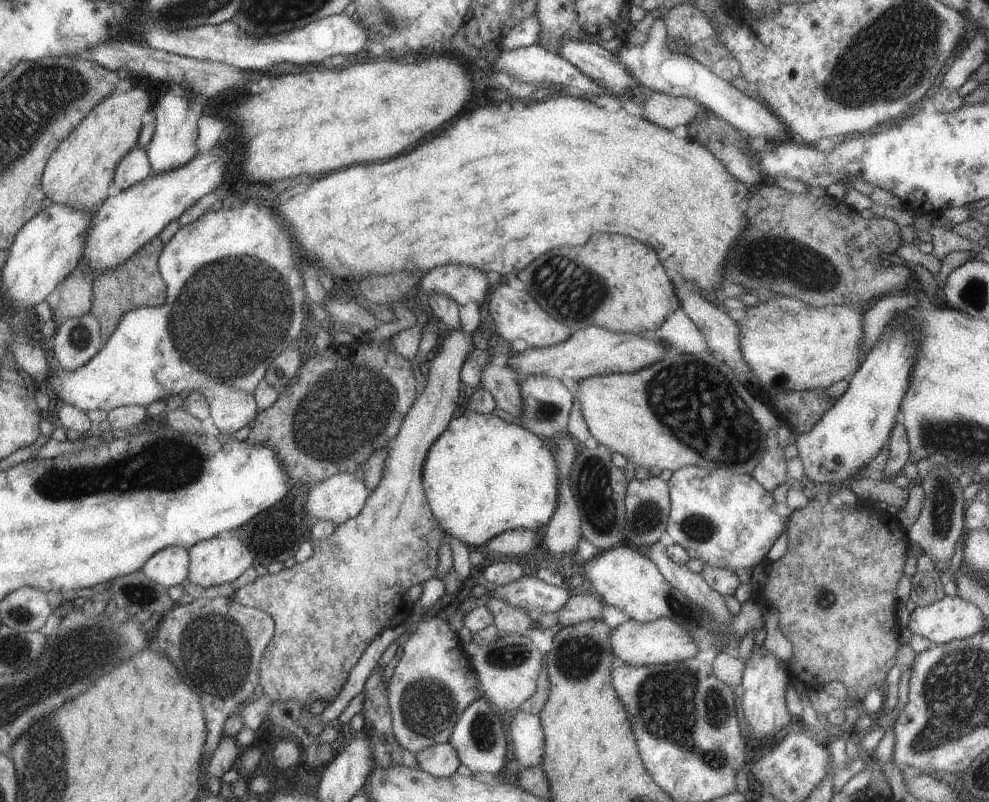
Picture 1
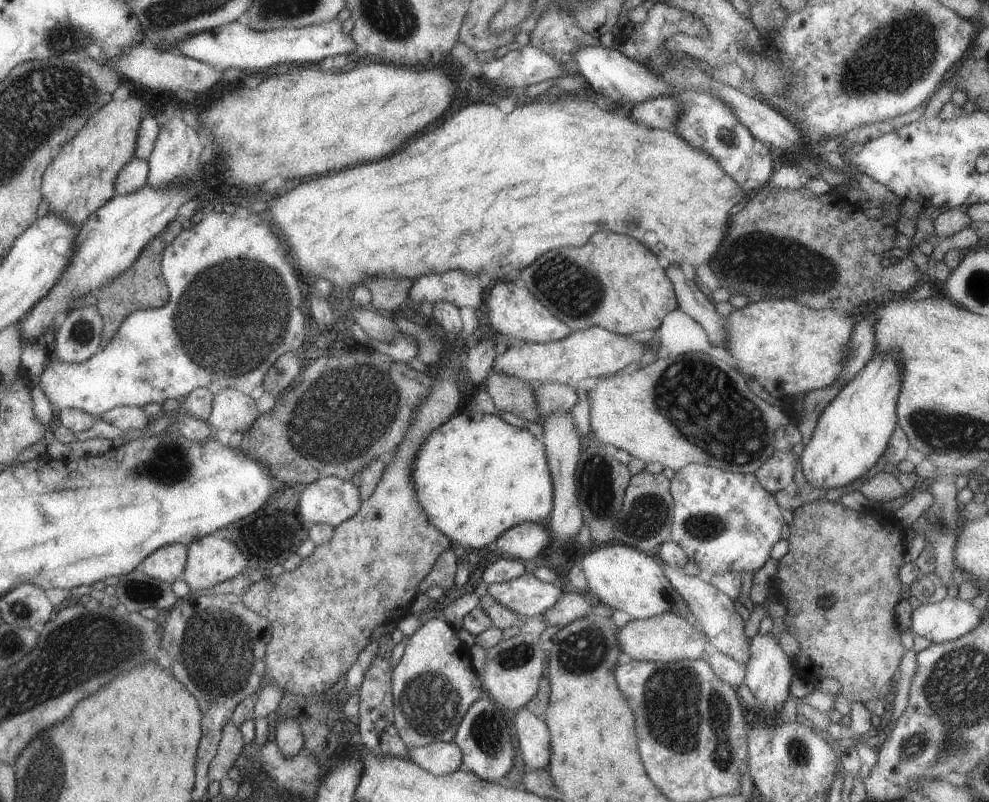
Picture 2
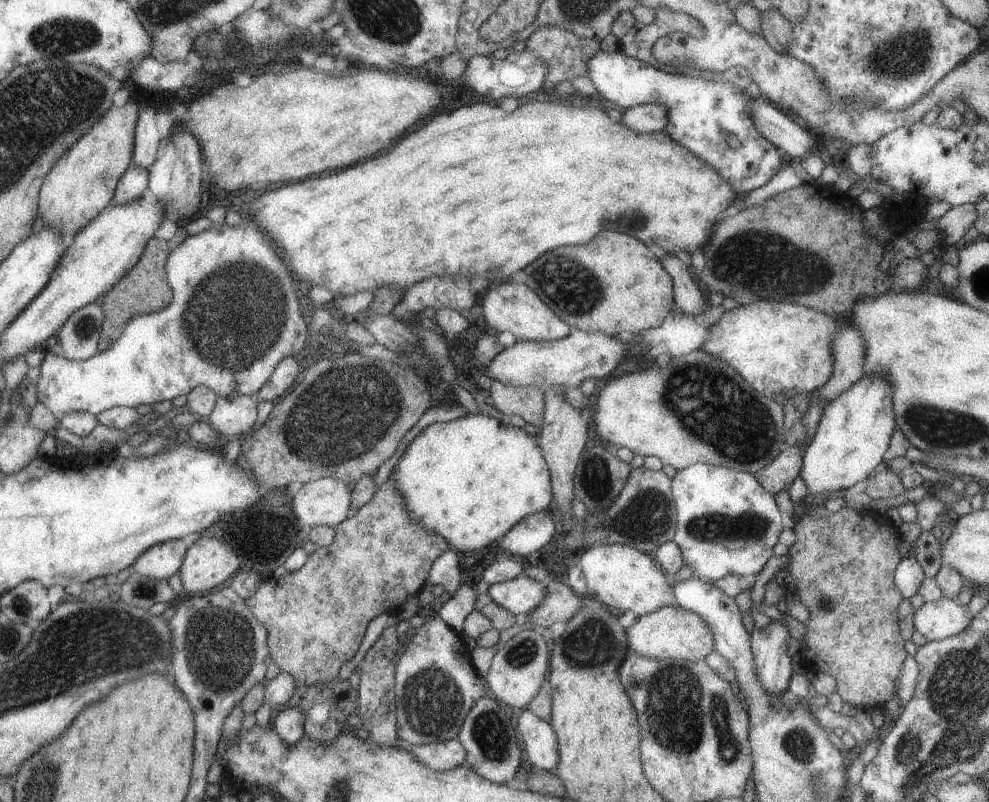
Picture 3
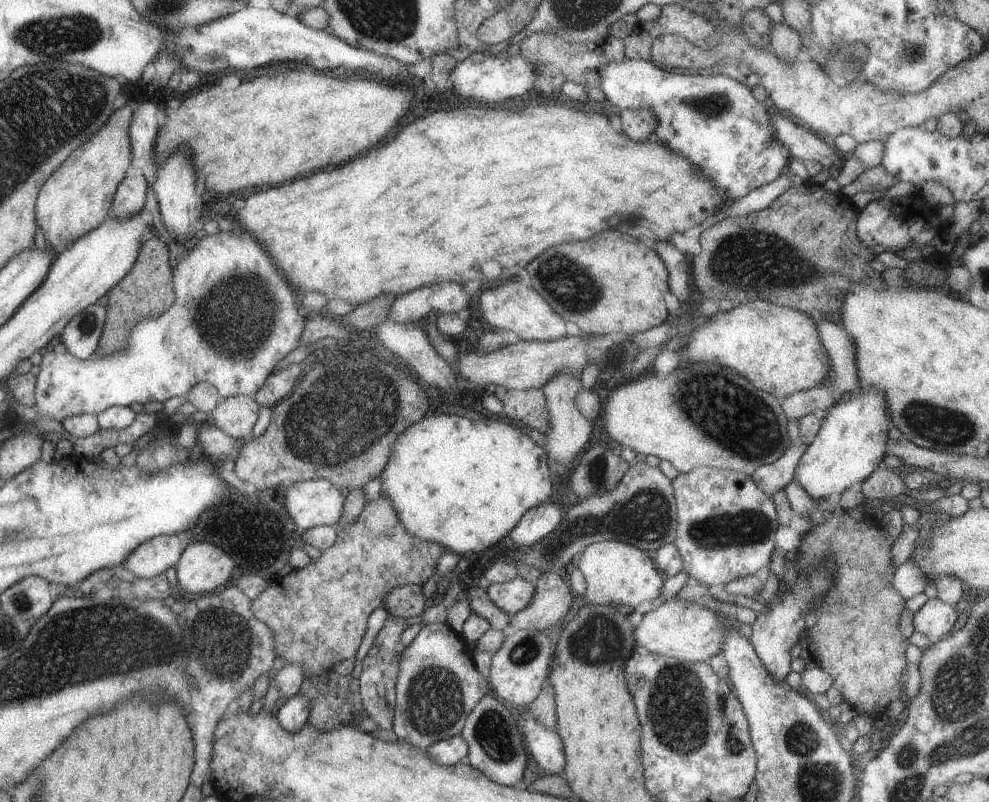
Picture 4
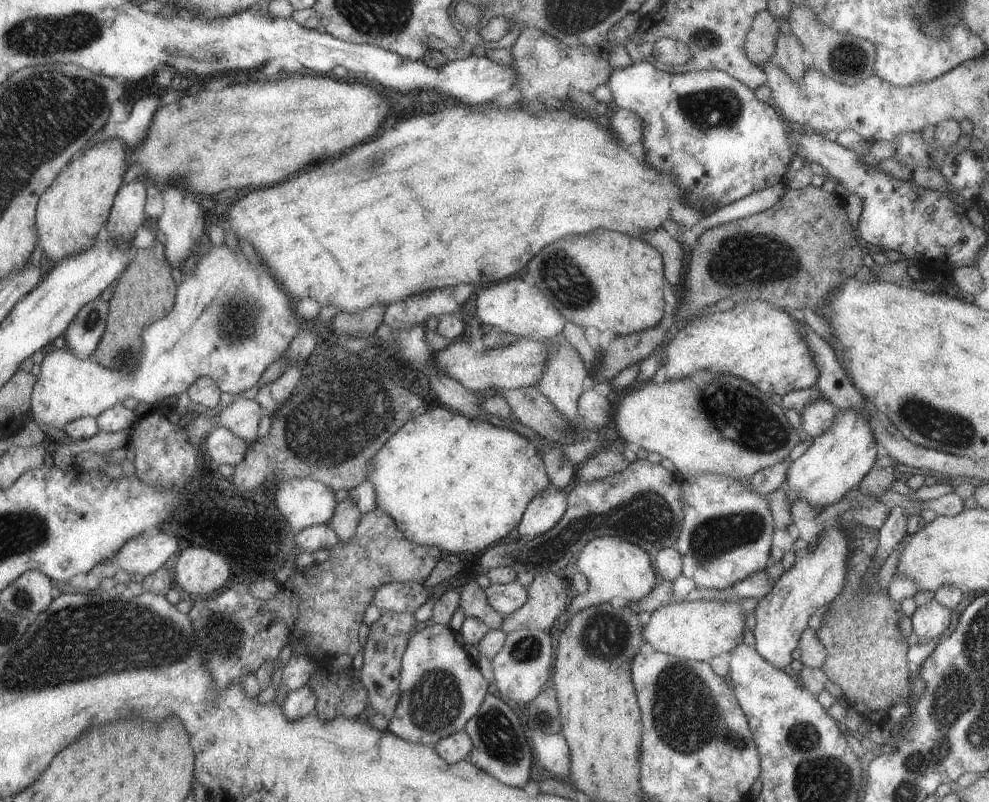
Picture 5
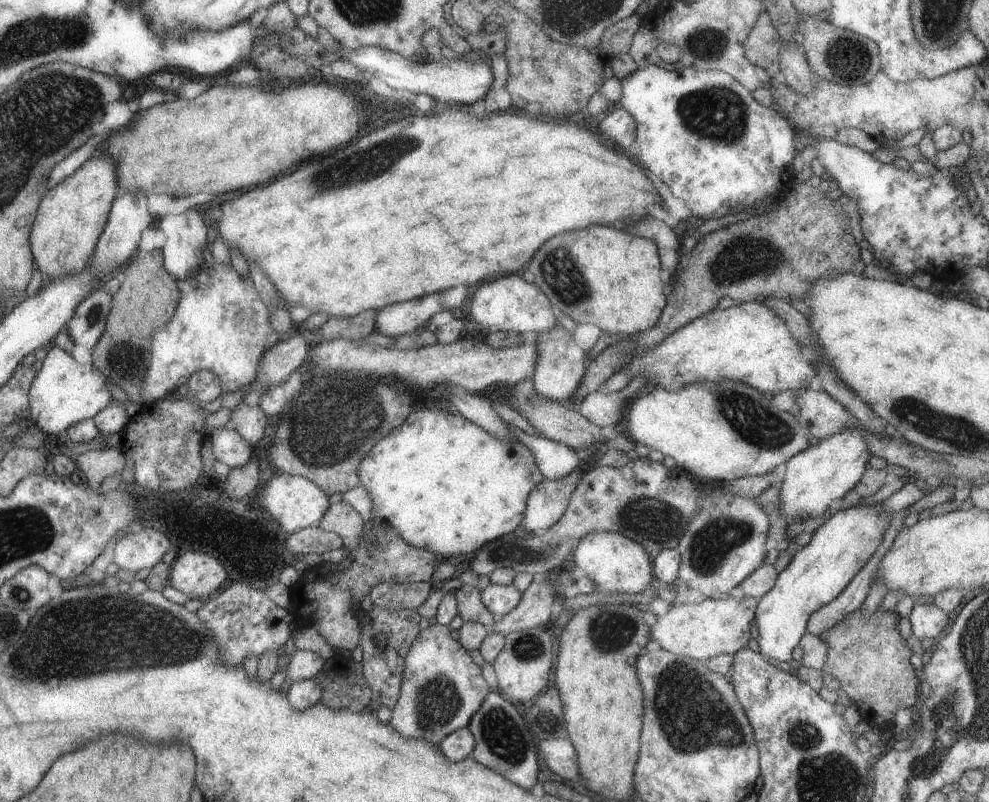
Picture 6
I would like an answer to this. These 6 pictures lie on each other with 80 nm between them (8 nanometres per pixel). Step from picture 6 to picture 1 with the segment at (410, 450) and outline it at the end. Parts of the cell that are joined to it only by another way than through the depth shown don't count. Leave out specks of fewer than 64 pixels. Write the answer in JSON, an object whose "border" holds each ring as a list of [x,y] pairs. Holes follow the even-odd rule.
{"border":[[[469,409],[461,416],[452,418],[431,443],[421,465],[420,479],[436,523],[448,538],[457,538],[469,549],[516,528],[542,531],[557,502],[558,469],[545,441],[523,425],[507,423],[490,413],[477,413]]]}

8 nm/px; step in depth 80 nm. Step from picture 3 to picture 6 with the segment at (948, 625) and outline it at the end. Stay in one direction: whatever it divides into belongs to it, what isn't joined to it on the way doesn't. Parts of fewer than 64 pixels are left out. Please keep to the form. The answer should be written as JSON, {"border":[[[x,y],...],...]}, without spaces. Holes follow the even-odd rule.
{"border":[[[933,603],[918,605],[913,604],[913,608],[908,616],[910,620],[911,632],[918,638],[933,638],[947,626],[947,613],[943,612]]]}

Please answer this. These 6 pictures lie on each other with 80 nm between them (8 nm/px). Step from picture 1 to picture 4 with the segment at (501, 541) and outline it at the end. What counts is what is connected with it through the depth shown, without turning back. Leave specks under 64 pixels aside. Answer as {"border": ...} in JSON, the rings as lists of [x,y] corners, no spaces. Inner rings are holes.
{"border":[[[549,499],[537,506],[528,508],[520,515],[519,522],[508,532],[504,541],[508,545],[526,547],[549,534],[563,516],[563,510],[557,502]]]}

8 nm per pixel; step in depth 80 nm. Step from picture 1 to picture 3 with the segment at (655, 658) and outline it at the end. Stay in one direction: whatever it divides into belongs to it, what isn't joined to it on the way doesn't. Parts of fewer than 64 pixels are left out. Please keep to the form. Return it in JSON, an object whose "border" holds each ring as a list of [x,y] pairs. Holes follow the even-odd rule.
{"border":[[[675,604],[659,607],[649,614],[637,616],[635,623],[625,629],[629,651],[656,659],[703,661],[714,650],[712,632],[706,622],[693,611]]]}

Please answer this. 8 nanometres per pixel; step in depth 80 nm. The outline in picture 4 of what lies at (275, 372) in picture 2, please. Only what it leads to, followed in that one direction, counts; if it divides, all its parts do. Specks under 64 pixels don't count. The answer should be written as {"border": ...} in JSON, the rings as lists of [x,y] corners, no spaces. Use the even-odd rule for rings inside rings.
{"border":[[[291,363],[277,373],[268,376],[251,397],[260,407],[273,408],[290,394],[302,374],[301,367]]]}

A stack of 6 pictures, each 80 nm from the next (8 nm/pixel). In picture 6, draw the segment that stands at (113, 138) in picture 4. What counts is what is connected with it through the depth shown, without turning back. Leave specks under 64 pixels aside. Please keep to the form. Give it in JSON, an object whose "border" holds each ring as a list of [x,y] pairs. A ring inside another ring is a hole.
{"border":[[[108,155],[90,156],[69,177],[46,190],[41,197],[28,241],[34,264],[49,280],[60,275],[77,274],[86,266],[88,256],[94,252],[97,239],[107,222],[112,202],[118,195],[114,168],[114,162]]]}

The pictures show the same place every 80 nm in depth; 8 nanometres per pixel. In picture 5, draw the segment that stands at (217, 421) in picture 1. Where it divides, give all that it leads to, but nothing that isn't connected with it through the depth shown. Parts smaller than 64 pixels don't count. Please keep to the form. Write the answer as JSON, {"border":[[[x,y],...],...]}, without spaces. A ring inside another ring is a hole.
{"border":[[[237,397],[224,410],[217,412],[218,425],[230,430],[235,436],[249,444],[254,443],[258,436],[259,419],[269,414],[255,400]]]}

